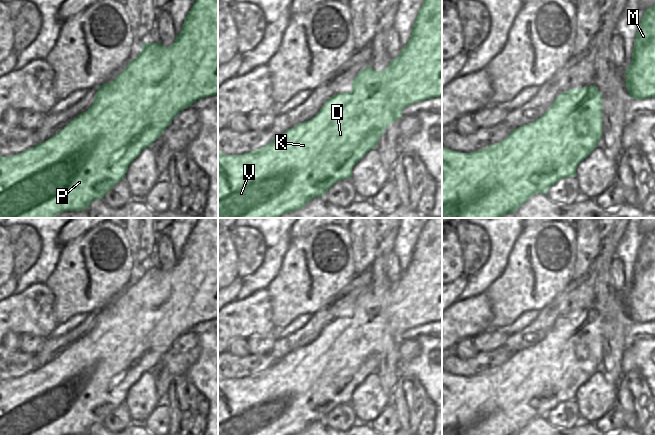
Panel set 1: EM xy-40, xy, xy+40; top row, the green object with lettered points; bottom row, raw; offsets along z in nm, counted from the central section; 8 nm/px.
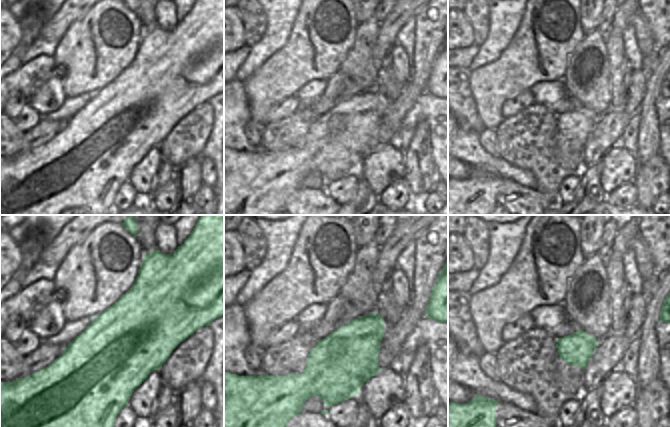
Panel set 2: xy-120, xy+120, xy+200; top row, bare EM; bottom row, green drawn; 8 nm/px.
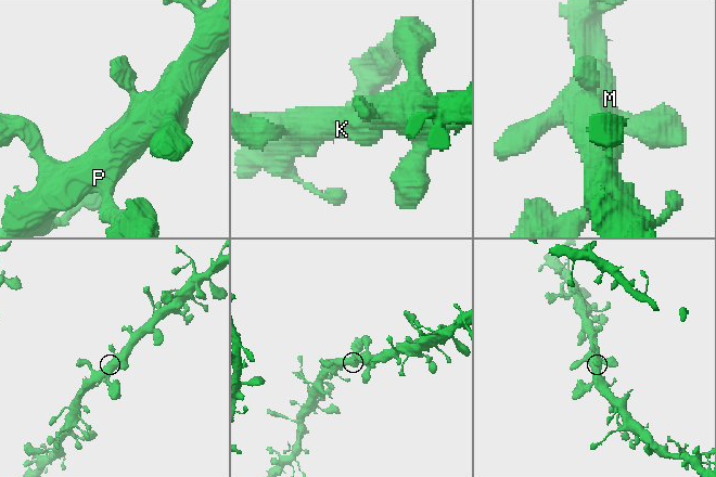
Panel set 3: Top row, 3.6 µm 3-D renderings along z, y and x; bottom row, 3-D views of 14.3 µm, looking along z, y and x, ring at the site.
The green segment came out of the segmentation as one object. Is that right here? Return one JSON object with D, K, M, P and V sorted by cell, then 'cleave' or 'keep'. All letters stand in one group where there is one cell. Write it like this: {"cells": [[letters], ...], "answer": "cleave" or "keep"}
{"cells": [["D", "K", "M", "P", "V"]], "answer": "keep"}

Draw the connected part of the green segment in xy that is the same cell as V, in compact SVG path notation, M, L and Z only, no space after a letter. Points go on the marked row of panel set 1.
M424 0L414 22L408 44L401 50L398 58L392 59L383 71L375 71L372 67L363 69L352 82L352 90L349 93L337 93L333 95L324 103L315 117L309 121L299 123L255 151L241 155L225 155L221 151L218 151L218 218L278 218L283 213L292 213L301 209L315 197L324 197L324 194L337 181L350 179L352 168L371 149L375 148L386 128L402 117L402 110L405 107L435 97L442 97L442 0Z

